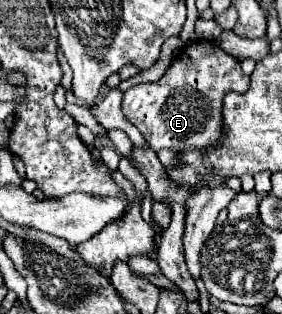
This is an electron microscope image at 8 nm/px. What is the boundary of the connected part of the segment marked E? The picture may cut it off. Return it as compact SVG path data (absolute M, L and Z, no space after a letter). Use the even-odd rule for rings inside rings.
M196 41L196 51L184 47L160 81L130 87L124 93L122 111L154 151L164 147L172 151L214 149L224 137L220 113L226 91L242 93L248 83L236 57L224 53L214 41Z

